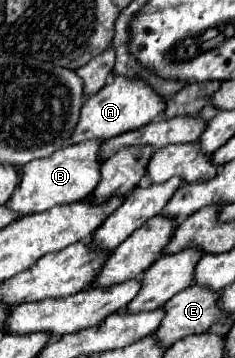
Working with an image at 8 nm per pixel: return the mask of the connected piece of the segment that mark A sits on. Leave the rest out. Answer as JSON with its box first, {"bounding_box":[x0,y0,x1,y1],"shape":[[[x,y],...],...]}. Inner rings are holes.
{"bounding_box":[72,77,166,143],"shape":[[[112,77],[112,83],[106,83],[96,95],[92,95],[84,105],[80,119],[72,131],[72,143],[82,143],[90,139],[112,139],[116,135],[122,135],[126,131],[134,131],[142,127],[144,123],[154,121],[162,113],[162,103],[166,103],[162,97],[158,97],[146,83],[126,77]]]}

